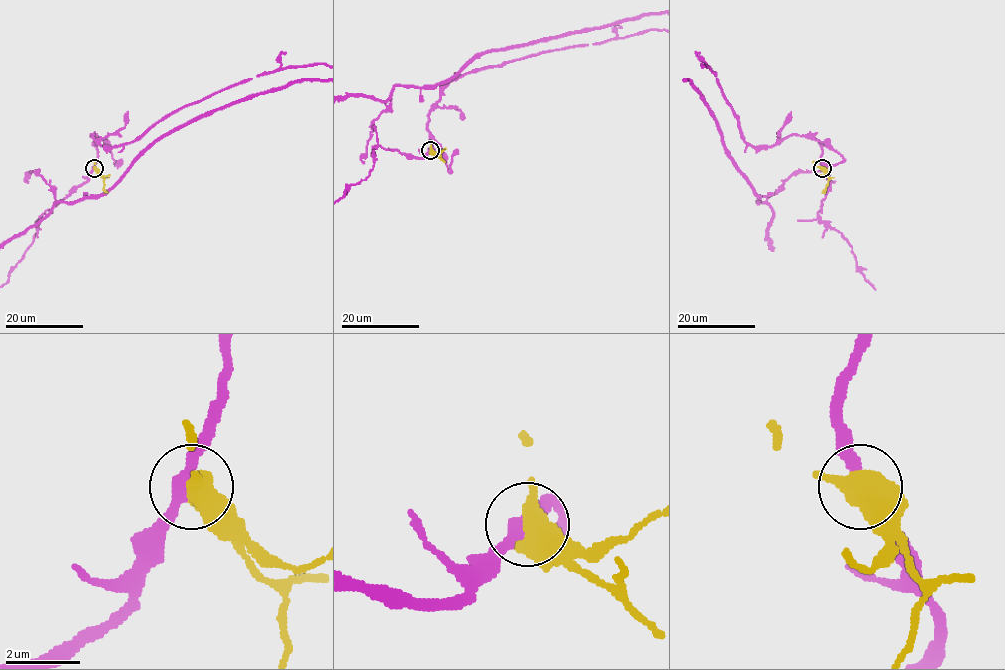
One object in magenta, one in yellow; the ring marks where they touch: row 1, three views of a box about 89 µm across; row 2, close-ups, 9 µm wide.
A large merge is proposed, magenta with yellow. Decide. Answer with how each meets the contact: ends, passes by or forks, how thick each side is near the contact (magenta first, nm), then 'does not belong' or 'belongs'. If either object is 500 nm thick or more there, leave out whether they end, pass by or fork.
300/550 nm | does not belong

